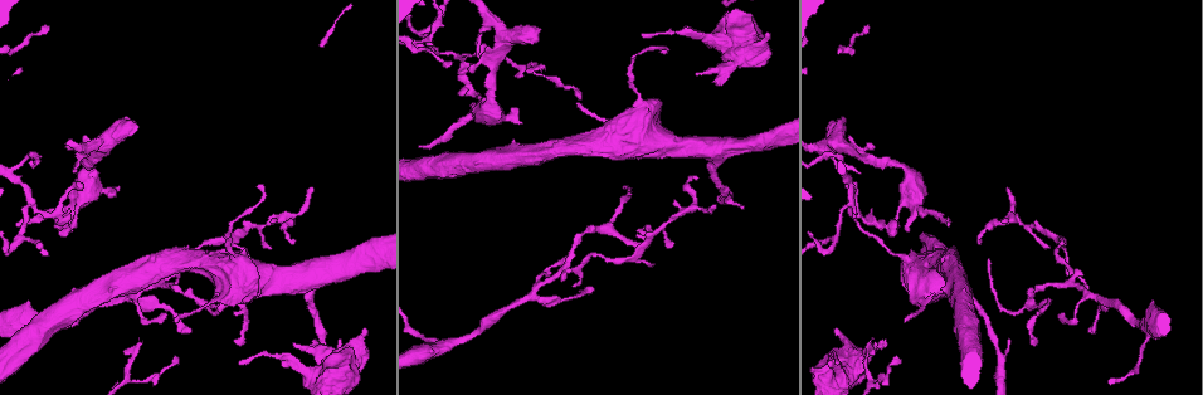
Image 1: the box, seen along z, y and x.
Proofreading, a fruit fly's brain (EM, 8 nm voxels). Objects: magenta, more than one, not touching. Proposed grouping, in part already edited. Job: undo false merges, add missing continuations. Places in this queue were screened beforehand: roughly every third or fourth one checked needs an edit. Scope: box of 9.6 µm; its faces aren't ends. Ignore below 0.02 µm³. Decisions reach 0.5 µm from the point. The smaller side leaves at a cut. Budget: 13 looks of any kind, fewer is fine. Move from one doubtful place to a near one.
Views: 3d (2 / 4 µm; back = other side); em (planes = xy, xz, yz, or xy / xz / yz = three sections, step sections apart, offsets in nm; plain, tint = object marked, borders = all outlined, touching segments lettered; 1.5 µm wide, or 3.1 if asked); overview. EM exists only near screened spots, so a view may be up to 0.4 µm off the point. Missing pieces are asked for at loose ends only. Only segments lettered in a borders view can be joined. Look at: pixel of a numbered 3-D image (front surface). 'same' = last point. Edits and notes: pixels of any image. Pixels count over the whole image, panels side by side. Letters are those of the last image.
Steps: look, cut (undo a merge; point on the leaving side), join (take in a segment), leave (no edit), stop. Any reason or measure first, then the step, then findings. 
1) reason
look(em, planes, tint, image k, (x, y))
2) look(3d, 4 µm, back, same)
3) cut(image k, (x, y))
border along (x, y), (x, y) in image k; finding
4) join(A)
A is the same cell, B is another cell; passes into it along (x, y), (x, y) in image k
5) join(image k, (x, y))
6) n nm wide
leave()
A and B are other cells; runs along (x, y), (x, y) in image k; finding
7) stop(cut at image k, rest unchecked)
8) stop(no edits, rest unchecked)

two arms in line, one across
look(em, xy, step 8, borders, image 1, (1069, 280))

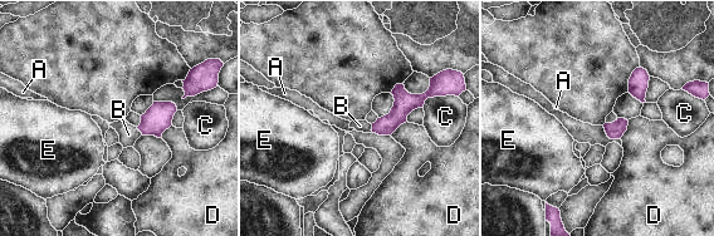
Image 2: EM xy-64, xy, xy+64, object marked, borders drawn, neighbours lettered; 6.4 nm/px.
look(em, planes, borders, same)

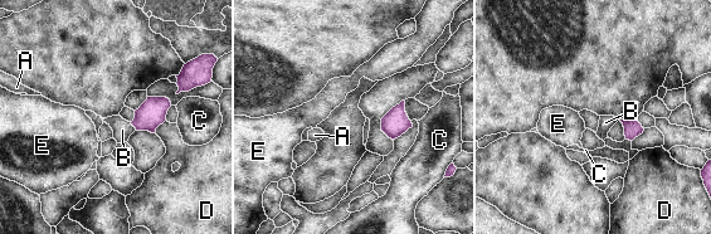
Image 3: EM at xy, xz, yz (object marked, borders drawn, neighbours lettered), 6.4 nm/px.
170 nm wide
leave()
A, B, C, D and E are other cells; border along (165, 120), (154, 132) in image 3; continuous, no second neuron

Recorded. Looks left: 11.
branch stops here
look(em, planes, borders, image 1, (626, 187))

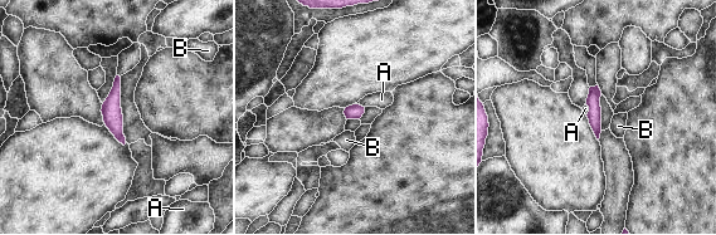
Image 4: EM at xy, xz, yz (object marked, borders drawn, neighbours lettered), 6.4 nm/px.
90 nm wide
leave()
A and B are other cells; border along (355, 103), (364, 107) in image 4; none of them fits

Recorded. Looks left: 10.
look(em, xz, step 4, tint, image 1, (1008, 189))

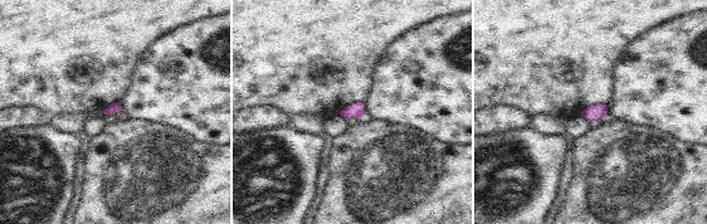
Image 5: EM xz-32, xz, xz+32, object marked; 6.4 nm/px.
another direction
look(em, planes, borders, same)

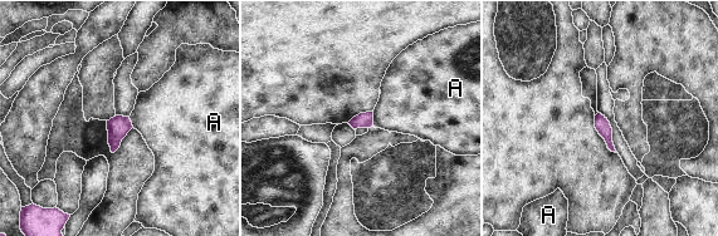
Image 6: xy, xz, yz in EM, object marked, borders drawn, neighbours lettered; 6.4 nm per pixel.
100 nm wide
leave()
A is another cell; border along (372, 112), (374, 126) in image 6; no lettered segment goes on from it

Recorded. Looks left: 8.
look(em, yz, step 4, borders, image 1, (367, 331))

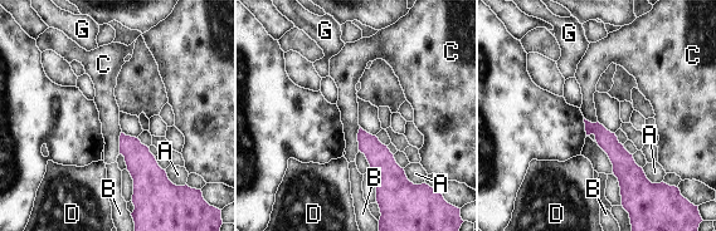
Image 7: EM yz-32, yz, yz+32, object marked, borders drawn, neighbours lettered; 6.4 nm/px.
cut it another way
look(em, xz, step 4, borders, same)

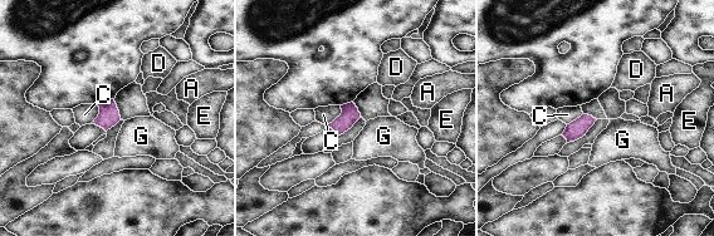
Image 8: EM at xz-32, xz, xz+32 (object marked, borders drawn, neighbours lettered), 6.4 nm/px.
leave()
A, C, D, E and G are other cells; border along (341, 106), (341, 113), (326, 126) in image 8; no lettered segment goes on from it

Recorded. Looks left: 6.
thin end
look(3d, 2 µm, image 1, (338, 340))

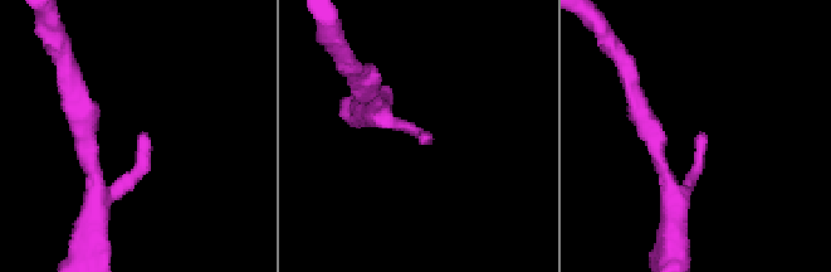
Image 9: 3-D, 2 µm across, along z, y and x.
shape alone is not enough
look(em, planes, borders, image 9, (421, 142))

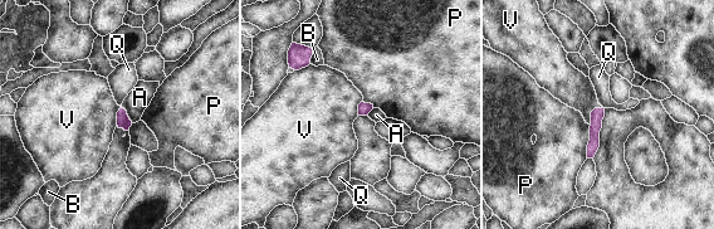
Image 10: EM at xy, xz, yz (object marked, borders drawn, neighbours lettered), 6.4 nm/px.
leave()
A, B, P, Q and V are other cells; border along (602, 107), (591, 112), (590, 123) in image 10; none of them fits

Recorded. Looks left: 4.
stop(no edits, rest unchecked)

